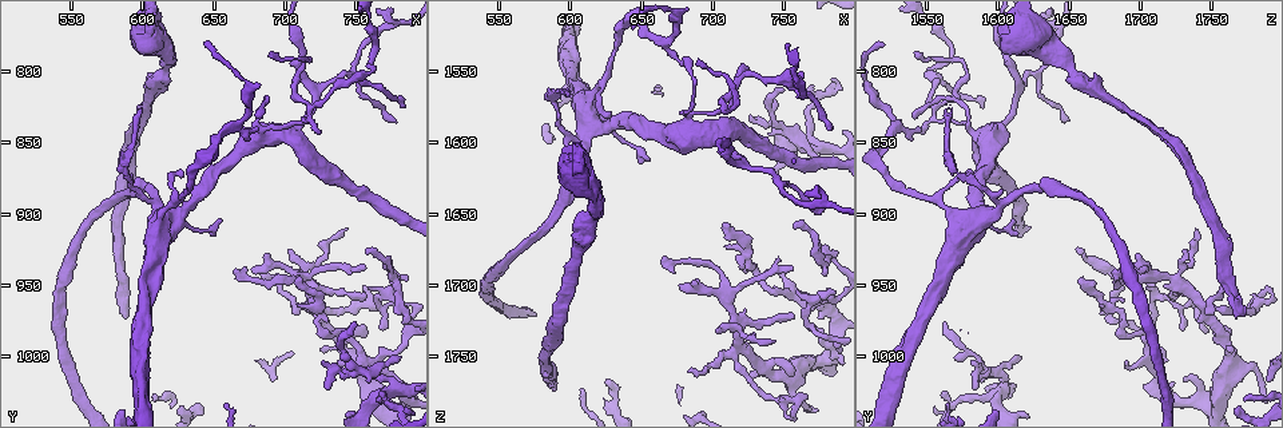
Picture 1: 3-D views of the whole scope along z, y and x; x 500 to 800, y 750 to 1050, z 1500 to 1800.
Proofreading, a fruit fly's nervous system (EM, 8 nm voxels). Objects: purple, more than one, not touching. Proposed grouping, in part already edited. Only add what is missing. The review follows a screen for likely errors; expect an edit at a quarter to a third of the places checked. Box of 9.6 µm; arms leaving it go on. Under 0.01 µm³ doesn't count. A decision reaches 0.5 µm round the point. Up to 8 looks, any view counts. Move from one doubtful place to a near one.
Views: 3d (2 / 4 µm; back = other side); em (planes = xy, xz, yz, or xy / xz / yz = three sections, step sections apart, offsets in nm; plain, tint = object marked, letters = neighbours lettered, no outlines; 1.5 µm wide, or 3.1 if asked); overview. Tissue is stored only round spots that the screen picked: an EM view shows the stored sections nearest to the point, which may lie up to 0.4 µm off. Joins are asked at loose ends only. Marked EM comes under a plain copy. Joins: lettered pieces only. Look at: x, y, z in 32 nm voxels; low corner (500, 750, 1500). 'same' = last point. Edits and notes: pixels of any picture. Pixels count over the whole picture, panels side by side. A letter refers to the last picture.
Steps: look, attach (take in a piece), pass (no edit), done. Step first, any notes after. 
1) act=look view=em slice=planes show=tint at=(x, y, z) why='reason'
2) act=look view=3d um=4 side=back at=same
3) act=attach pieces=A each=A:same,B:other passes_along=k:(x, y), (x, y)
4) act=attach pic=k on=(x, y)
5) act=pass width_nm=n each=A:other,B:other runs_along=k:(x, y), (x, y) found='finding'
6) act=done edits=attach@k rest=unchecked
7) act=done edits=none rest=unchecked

act=look view=em slice=xy step=8 show=letters at=(602, 826, 1564) why='long arm stops here'

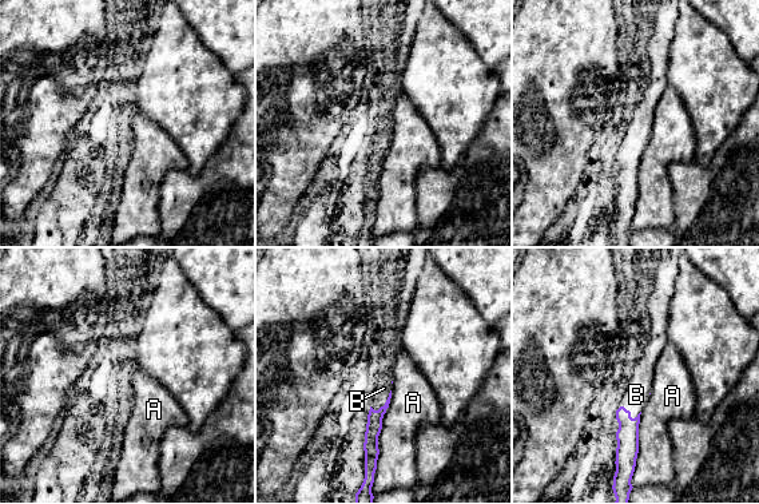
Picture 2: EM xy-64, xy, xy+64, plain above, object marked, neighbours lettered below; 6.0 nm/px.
act=look view=em slice=planes show=letters at=same

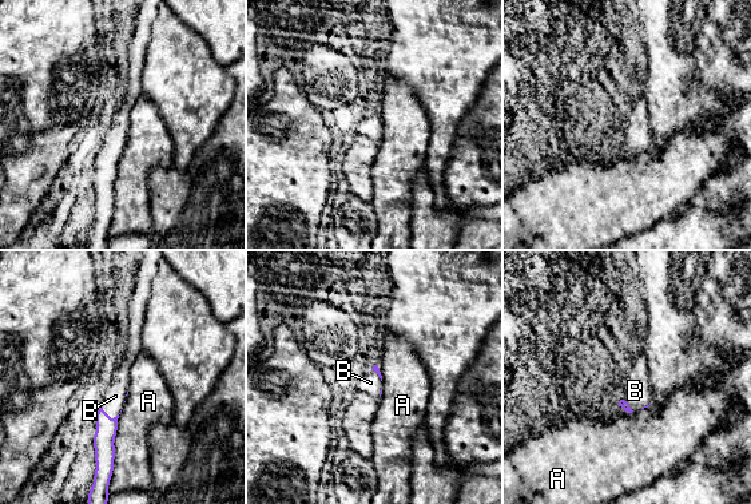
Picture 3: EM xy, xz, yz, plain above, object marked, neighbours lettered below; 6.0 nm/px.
act=attach pieces=B each=A:other,B:same passes_along=3:(106, 427), (114, 417), (115, 396) found='the neuron continues'

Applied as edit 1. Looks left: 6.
act=look view=overview

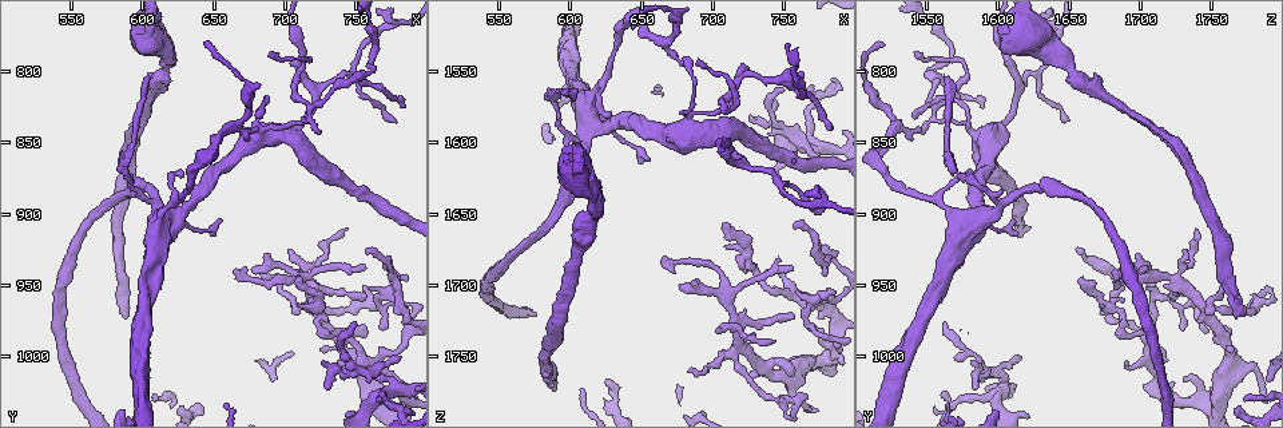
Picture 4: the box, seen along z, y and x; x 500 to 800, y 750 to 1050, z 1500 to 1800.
act=look view=3d um=2 at=(630, 872, 1578) why='an open end'

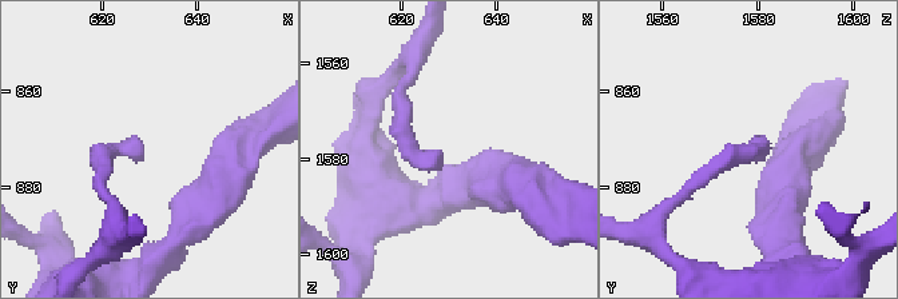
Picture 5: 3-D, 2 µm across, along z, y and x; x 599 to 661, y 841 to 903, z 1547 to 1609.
act=look view=em slice=planes show=letters at=(628, 874, 1578)

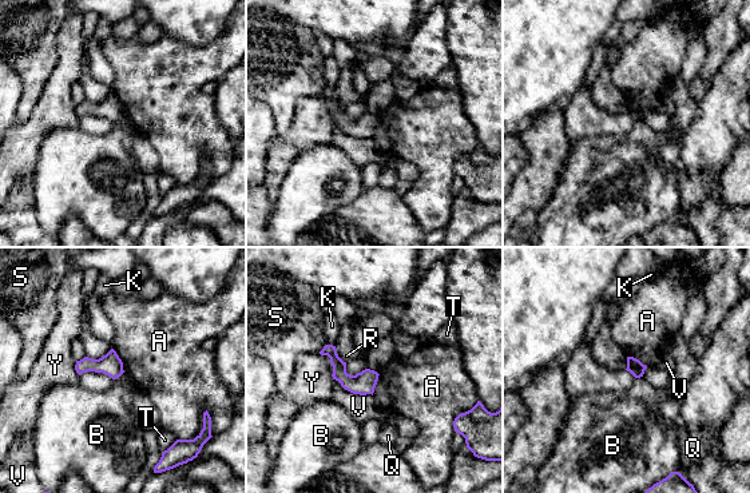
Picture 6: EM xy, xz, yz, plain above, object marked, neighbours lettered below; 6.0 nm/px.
act=pass each=A:other,B:other,K:other,Q:other,R:other,S:other,T:other,V:other,Y:other border=6:(112, 348), (124, 372) found='none of them fits'

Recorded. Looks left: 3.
act=look view=em slice=planes show=letters at=(592, 972, 1772) why='free end'

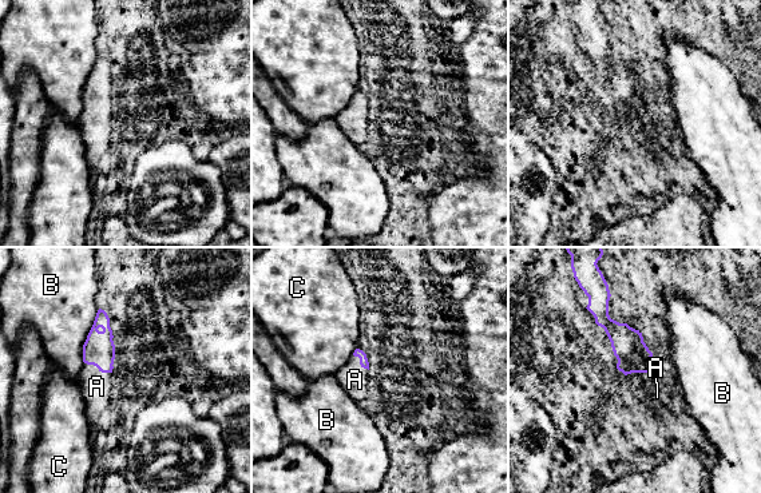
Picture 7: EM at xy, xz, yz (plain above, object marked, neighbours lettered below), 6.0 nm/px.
act=attach pieces=A each=A:same,B:other,C:other found='the neuron continues'

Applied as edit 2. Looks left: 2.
act=done edits=attach@3,attach@7 rest=unchecked

